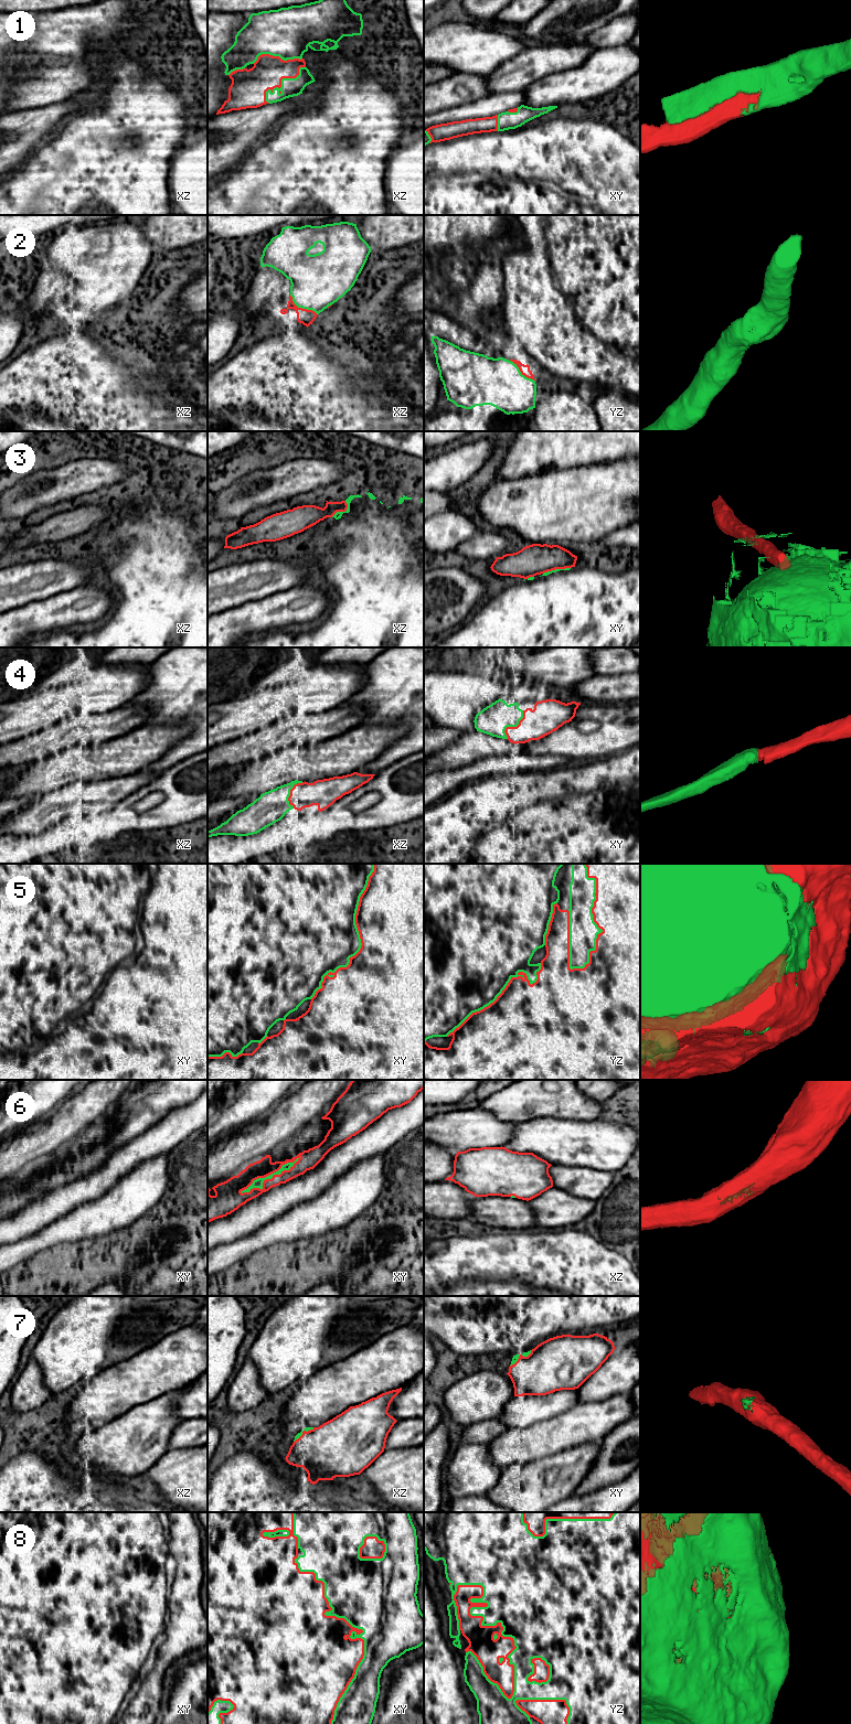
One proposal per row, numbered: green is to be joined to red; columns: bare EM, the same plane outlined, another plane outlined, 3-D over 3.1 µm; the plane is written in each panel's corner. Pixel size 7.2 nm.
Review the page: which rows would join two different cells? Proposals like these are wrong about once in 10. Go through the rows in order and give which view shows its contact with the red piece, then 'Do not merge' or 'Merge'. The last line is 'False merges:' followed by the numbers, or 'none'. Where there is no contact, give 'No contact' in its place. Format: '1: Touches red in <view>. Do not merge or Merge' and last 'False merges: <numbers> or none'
1: Touches red in xz. Merge
2: Touches red in xz. Merge
3: Touches red in xz. Do not merge
4: Touches red in xy. Merge
5: Touches red in yz. Merge
6: Touches red in xy. Merge
7: Touches red in xy. Merge
8: Touches red in yz. Merge
False merges: 3

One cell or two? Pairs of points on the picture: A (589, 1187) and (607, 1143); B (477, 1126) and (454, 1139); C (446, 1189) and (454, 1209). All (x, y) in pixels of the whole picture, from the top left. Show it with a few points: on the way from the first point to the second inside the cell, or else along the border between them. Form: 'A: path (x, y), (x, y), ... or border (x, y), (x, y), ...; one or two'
A: border (571, 1166), (587, 1166), (614, 1173); two
B: path (471, 1128), (465, 1128), (459, 1134); one
C: path (446, 1194), (446, 1198), (453, 1205); one

